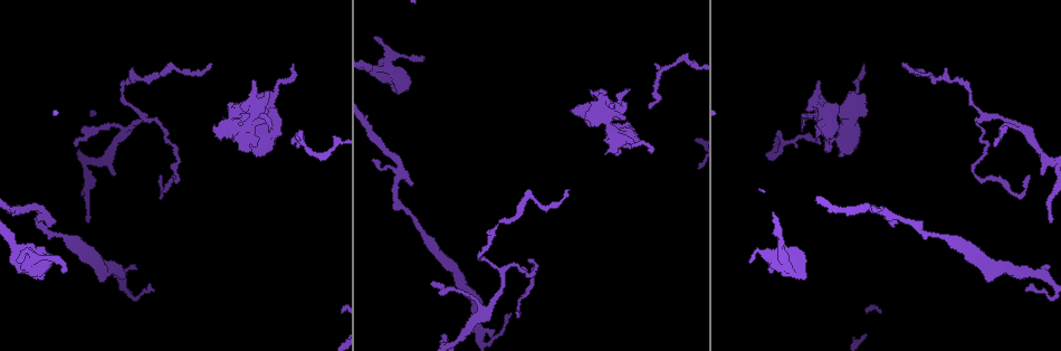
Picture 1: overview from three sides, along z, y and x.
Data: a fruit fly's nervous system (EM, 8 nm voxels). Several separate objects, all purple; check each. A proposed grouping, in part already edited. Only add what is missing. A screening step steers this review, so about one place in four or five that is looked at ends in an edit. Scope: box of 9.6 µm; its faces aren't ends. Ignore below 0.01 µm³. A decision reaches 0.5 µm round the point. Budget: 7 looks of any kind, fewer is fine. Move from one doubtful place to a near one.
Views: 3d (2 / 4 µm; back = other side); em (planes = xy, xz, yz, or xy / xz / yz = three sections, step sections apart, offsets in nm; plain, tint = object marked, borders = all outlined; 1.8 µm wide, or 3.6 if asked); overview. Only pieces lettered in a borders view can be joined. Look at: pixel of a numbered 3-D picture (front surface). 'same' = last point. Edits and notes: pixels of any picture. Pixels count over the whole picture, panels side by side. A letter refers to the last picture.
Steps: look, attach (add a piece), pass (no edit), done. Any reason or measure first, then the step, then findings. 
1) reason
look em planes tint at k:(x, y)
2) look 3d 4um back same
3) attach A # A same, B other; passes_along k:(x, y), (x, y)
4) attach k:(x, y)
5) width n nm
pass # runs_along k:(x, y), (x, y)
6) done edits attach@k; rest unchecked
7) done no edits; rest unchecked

free end
look 3d 4um at 1:(567, 190)

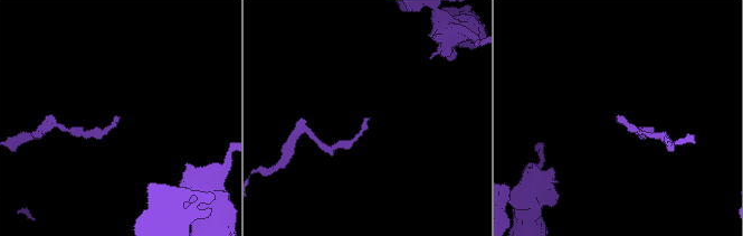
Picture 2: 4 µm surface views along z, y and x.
look em planes plain at 2:(367, 117)

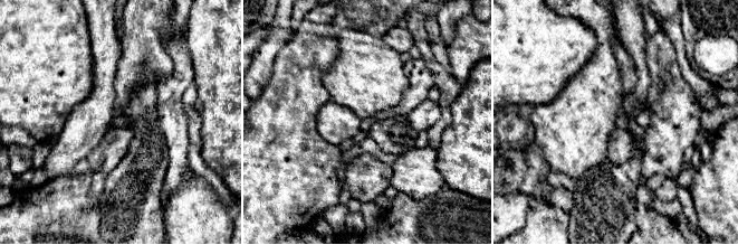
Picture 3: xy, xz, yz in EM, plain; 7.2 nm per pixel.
what lies round it
look em planes borders same

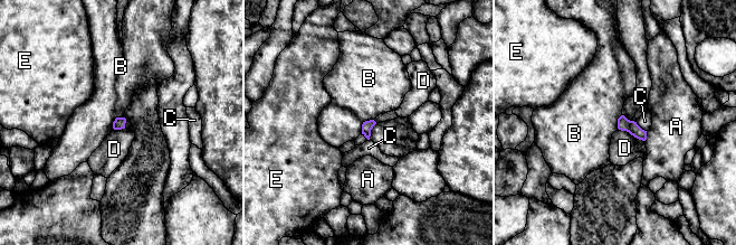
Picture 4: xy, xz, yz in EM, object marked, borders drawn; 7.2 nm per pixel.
width 80 nm
pass # A other, B other, C other, D other, E other; border 4:(373, 119), (362, 124), (361, 132); none of them fits

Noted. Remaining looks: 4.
arms part here
look em planes plain at 1:(825, 112)

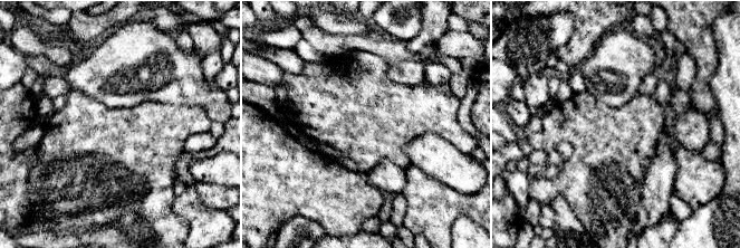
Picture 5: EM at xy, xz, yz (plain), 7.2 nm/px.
look em planes borders same

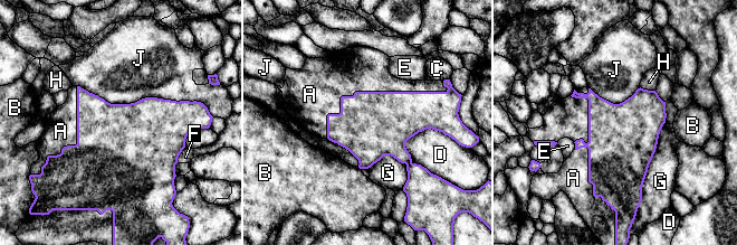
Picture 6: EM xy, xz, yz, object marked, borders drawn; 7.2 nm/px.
width 480 nm
attach A # A same, B other, C other, D other, E other, F other, G other, H other, J other; it goes on there

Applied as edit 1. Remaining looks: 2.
look overview

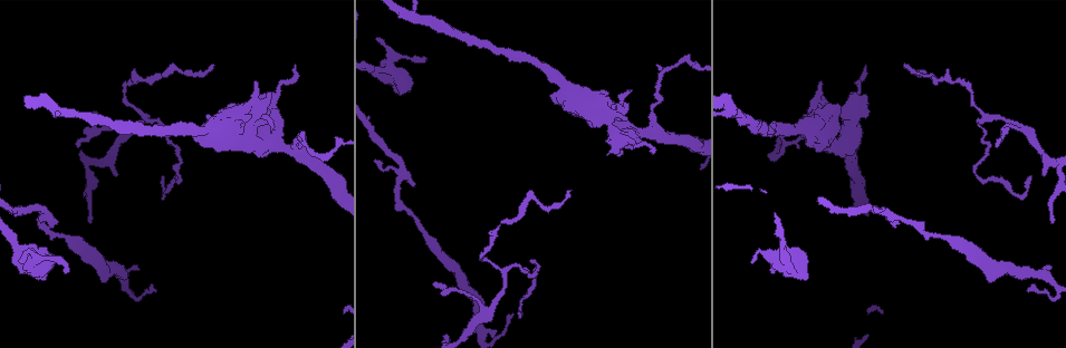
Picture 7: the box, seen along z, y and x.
side arm on a straight run
look em planes borders at 7:(148, 120)

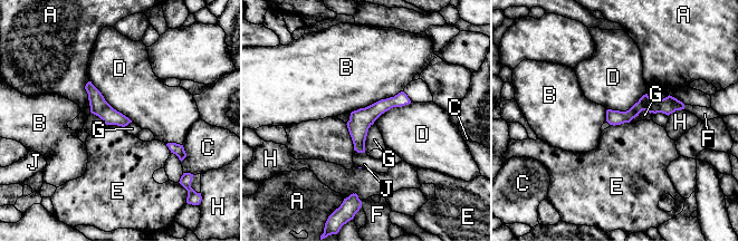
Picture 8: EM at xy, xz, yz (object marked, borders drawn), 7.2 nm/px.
pass # A other, B other, C other, D other, E other, F other, G other, H other, J other; runs_along 8:(681, 106), (640, 105), (609, 118); no lettered piece goes on from it

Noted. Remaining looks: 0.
done edits attach@6; rest unchecked

